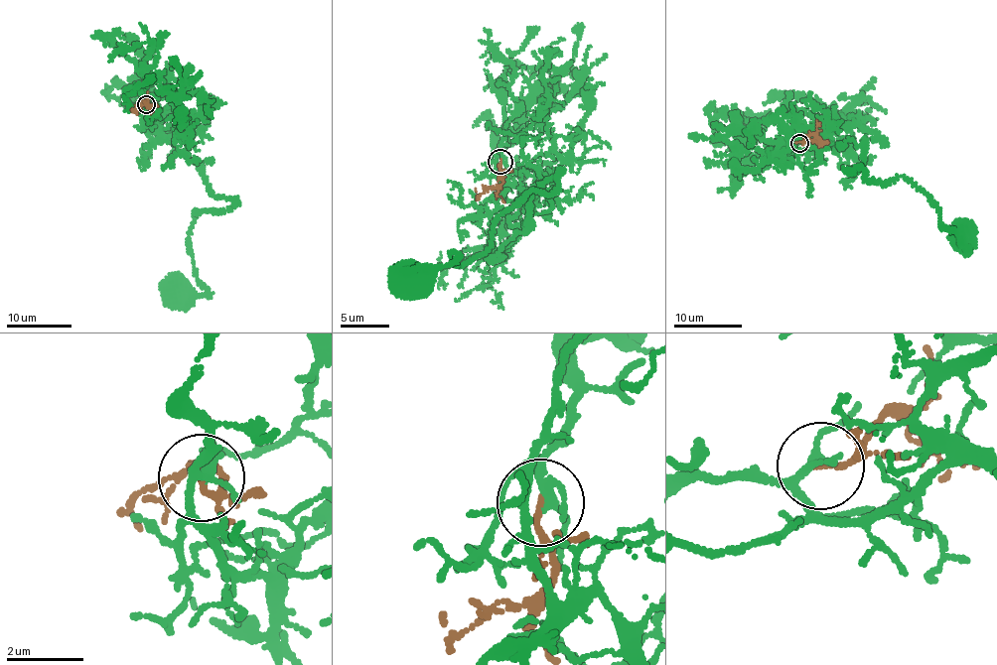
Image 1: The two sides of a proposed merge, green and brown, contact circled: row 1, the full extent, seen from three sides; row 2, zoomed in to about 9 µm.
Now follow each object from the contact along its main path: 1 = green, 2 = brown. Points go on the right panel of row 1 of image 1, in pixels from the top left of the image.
1: (798, 142), (801, 152), (841, 144), (854, 123), (876, 134), (848, 171), (882, 184), (905, 176), (960, 236)
2: (798, 142), (805, 141), (812, 133), (827, 143)

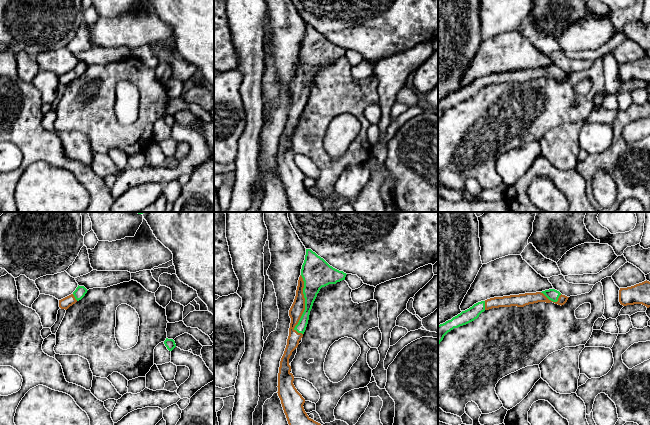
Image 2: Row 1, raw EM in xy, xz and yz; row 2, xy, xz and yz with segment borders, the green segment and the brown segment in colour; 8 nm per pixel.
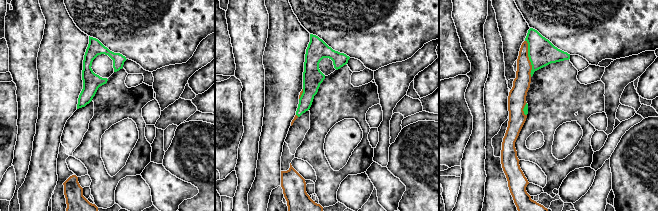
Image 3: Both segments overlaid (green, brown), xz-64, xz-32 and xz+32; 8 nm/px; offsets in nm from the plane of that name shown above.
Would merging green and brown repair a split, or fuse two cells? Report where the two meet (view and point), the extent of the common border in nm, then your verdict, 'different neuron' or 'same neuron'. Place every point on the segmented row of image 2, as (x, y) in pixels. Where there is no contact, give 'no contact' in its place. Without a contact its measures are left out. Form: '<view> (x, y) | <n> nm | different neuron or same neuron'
xz (305, 306) | 480 nm | same neuron

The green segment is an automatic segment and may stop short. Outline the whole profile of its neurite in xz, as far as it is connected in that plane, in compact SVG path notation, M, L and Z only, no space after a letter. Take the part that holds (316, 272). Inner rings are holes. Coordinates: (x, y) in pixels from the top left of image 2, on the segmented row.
M306 249L305 260L298 280L296 296L289 310L289 336L278 373L278 396L289 425L321 425L304 410L305 399L295 388L289 358L298 347L306 330L310 311L322 287L345 280L346 273L330 266L311 249Z

